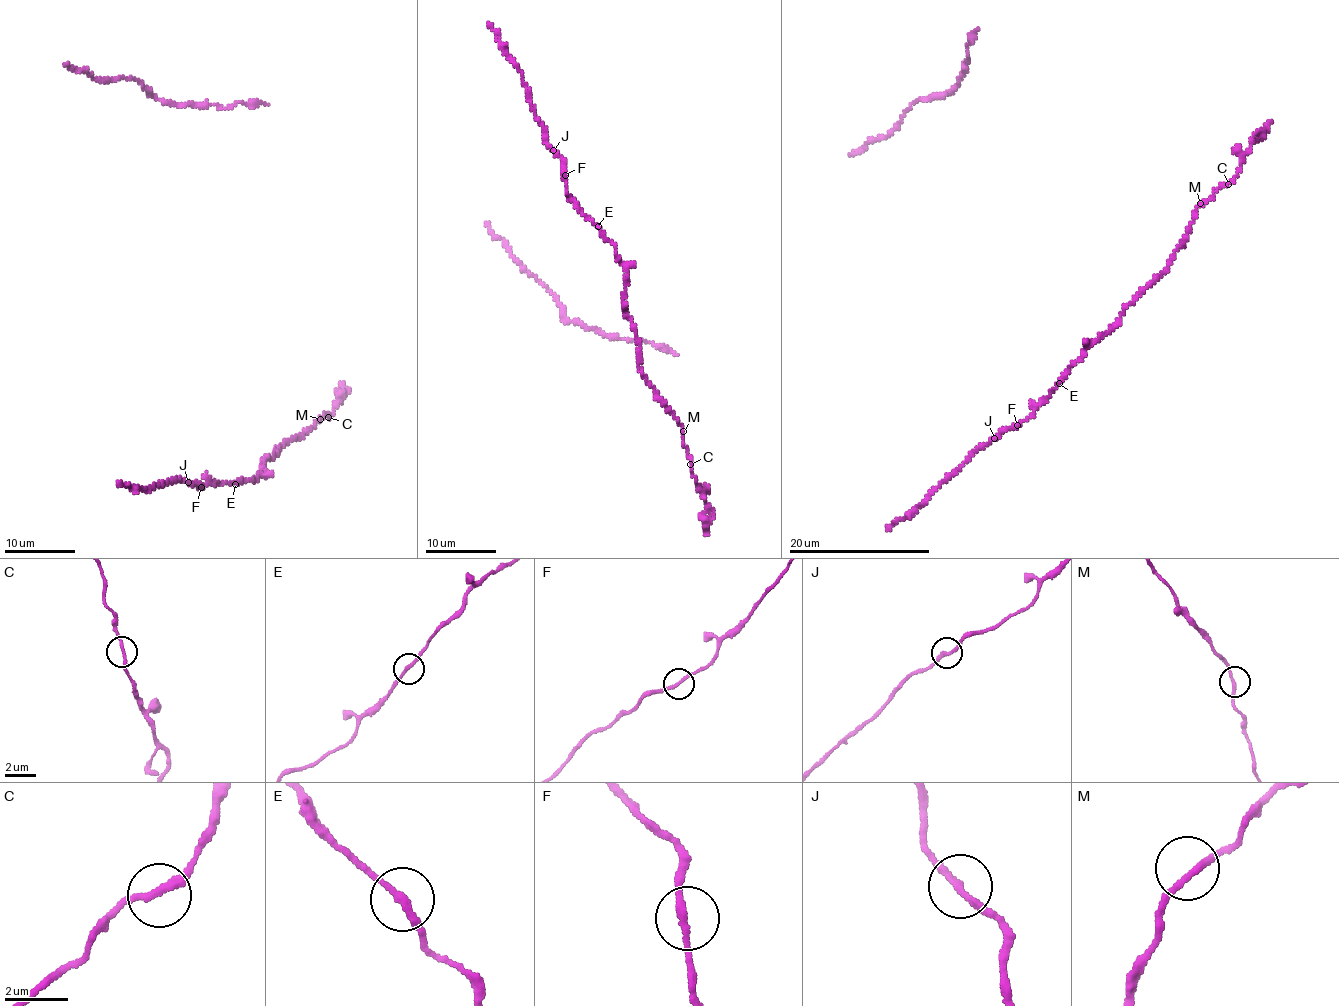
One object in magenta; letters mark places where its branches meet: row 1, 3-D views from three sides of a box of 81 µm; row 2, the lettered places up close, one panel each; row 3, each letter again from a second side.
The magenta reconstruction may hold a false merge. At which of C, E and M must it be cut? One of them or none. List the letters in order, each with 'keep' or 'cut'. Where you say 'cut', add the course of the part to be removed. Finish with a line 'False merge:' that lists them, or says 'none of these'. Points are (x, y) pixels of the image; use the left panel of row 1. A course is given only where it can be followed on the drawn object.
C: keep
E: keep
M: keep
False merge: none of these

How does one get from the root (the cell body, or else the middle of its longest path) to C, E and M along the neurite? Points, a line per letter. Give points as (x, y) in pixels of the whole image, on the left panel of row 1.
C: (339, 391), (334, 413), (328, 417)
E: (339, 391), (334, 413), (319, 418), (304, 435), (277, 447), (274, 457), (262, 461), (265, 475), (235, 484)
M: (339, 391), (334, 413), (320, 419)

